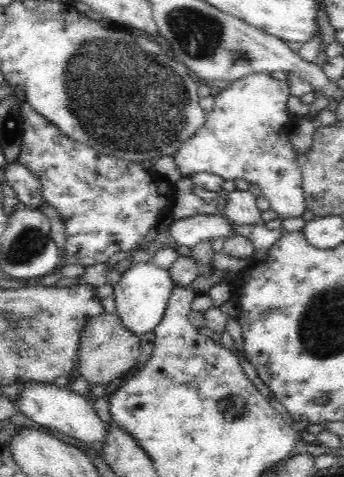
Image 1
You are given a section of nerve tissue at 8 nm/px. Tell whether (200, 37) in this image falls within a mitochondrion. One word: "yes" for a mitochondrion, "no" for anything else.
yes

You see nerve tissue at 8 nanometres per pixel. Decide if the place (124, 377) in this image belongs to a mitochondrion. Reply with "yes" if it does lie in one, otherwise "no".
no

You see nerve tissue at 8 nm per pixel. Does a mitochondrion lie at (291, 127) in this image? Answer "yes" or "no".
no

